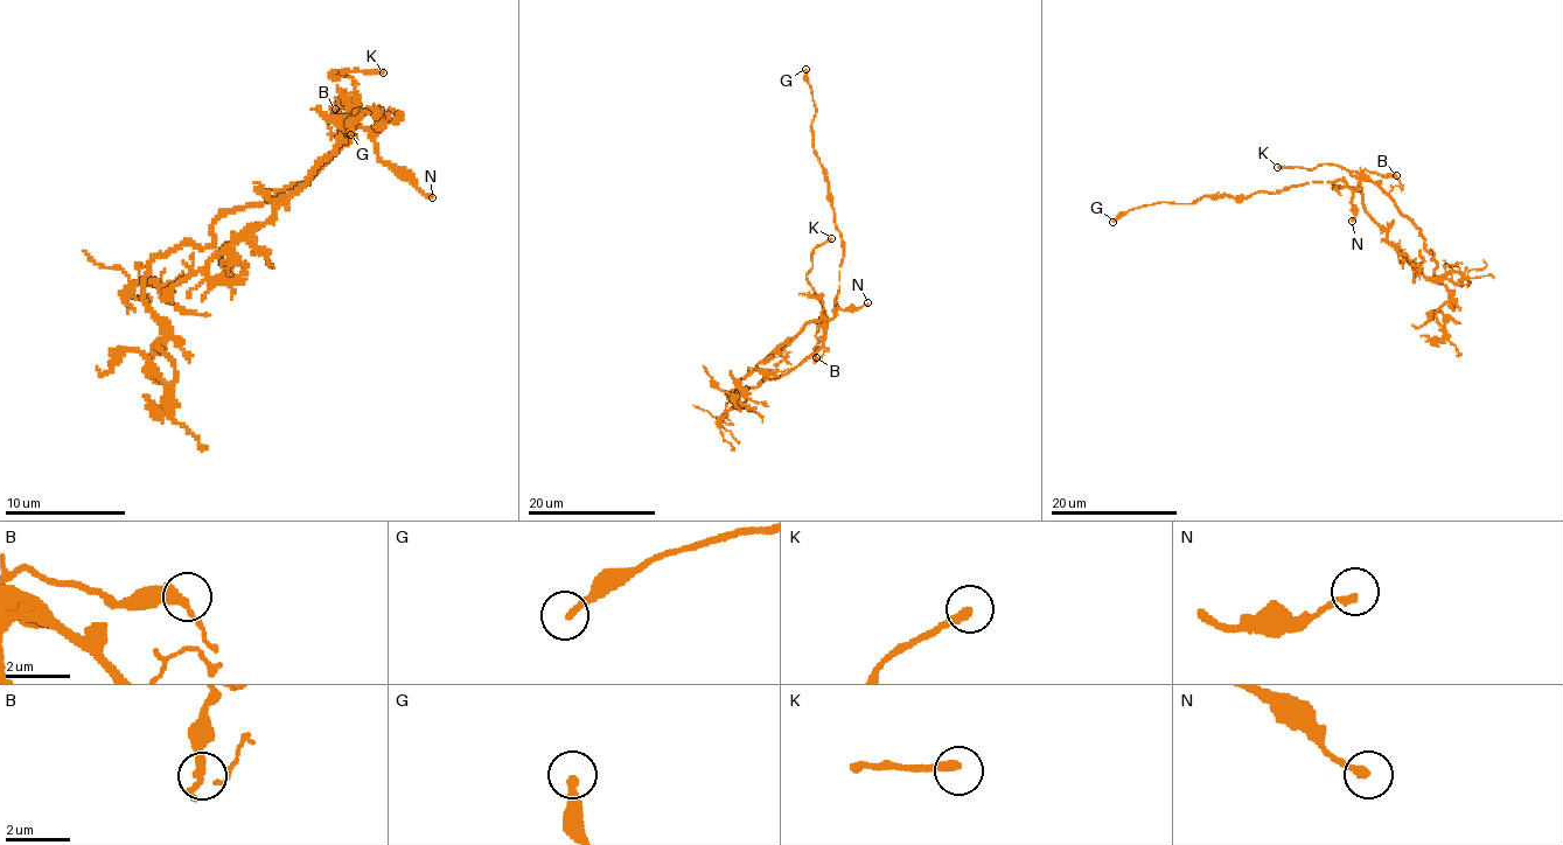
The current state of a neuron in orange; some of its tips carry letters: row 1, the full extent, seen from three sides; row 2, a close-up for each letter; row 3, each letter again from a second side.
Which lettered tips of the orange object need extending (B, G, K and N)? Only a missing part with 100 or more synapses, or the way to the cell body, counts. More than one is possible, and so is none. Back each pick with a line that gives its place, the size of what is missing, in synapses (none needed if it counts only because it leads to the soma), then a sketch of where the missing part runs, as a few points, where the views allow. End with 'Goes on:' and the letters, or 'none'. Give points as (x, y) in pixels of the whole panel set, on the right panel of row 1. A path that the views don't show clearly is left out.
K: place (1277, 167); course (1277, 167), (1302, 147), (1304, 140), (1320, 131), (1349, 127), (1353, 130)
Goes on: K

